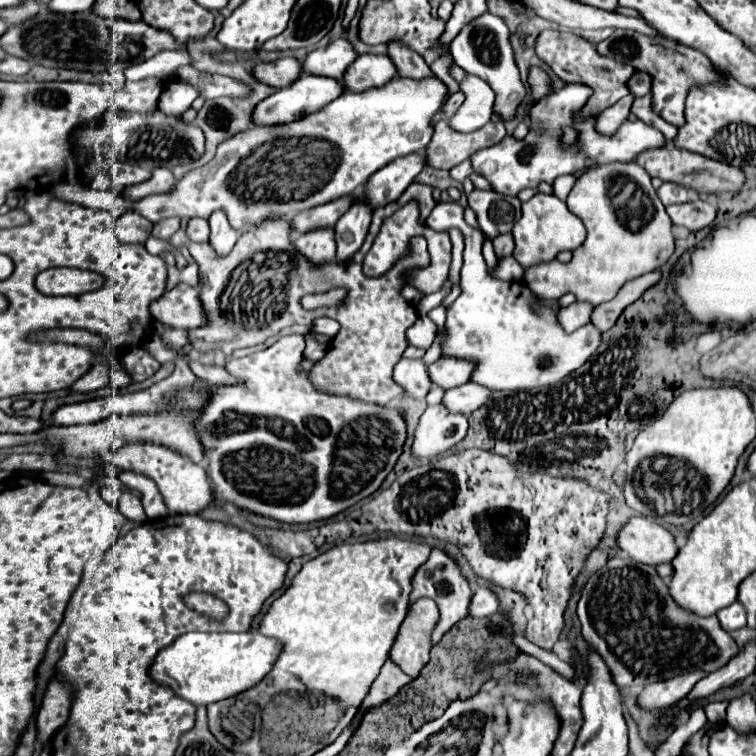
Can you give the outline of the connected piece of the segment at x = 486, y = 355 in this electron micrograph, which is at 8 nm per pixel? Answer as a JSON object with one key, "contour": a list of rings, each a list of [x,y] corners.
{"contour":[[[447,202],[437,204],[425,223],[435,231],[448,231],[448,228],[461,228],[461,232],[463,232],[463,236],[465,236],[465,254],[463,254],[463,260],[465,260],[465,262],[463,262],[463,268],[461,268],[461,290],[463,290],[463,292],[461,292],[461,296],[451,304],[451,308],[449,308],[449,312],[447,312],[447,322],[445,322],[445,326],[447,326],[447,336],[445,336],[445,342],[443,342],[443,356],[465,356],[467,360],[479,360],[479,368],[475,368],[475,376],[471,378],[473,382],[483,384],[483,386],[489,386],[489,388],[493,388],[493,390],[529,390],[529,388],[539,388],[539,386],[555,386],[555,384],[563,382],[567,376],[571,376],[571,370],[575,370],[575,368],[567,368],[567,366],[565,366],[565,356],[581,356],[581,358],[587,356],[587,358],[585,358],[585,362],[587,362],[587,360],[597,352],[597,348],[599,348],[599,344],[601,344],[601,330],[599,330],[599,328],[595,328],[593,324],[585,324],[585,326],[579,328],[577,332],[567,334],[567,332],[561,328],[559,320],[557,320],[557,312],[559,312],[559,302],[557,302],[557,300],[541,300],[541,298],[537,298],[537,296],[529,290],[529,286],[525,286],[525,282],[503,282],[503,280],[495,280],[495,278],[491,278],[491,276],[487,274],[487,270],[485,270],[485,260],[483,260],[483,254],[481,254],[481,246],[483,246],[483,238],[485,238],[485,236],[483,236],[481,230],[469,228],[469,226],[465,224],[465,220],[463,220],[463,208],[461,208],[459,204],[447,204]]]}

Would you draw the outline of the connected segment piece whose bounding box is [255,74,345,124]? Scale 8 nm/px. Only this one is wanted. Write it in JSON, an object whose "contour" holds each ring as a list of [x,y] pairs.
{"contour":[[[303,74],[299,80],[295,80],[295,84],[287,86],[287,88],[281,88],[279,92],[271,94],[269,98],[265,98],[255,108],[255,122],[257,124],[287,124],[291,120],[297,120],[297,118],[303,118],[303,116],[307,116],[311,112],[317,112],[325,104],[329,104],[335,98],[339,98],[343,92],[345,92],[345,86],[339,80],[335,80],[335,78]]]}

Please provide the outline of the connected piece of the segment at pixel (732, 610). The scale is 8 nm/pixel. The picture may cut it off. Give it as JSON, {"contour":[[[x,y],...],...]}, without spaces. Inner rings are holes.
{"contour":[[[733,602],[731,606],[723,608],[717,612],[723,628],[727,628],[727,632],[733,632],[733,630],[739,630],[747,624],[747,614],[745,614],[745,608],[741,602]]]}

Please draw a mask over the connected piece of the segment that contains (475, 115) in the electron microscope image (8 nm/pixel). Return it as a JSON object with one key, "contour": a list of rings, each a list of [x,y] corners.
{"contour":[[[467,74],[463,78],[461,90],[465,94],[465,102],[459,112],[449,120],[451,128],[455,128],[457,132],[473,132],[483,128],[491,120],[495,92],[485,80],[473,74]]]}

